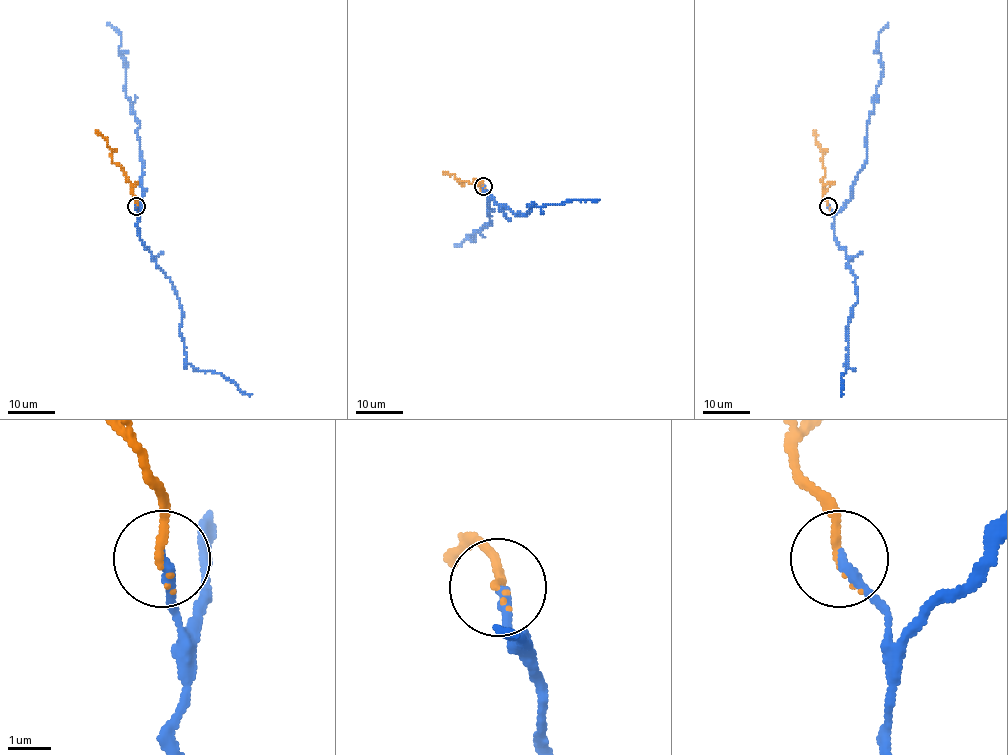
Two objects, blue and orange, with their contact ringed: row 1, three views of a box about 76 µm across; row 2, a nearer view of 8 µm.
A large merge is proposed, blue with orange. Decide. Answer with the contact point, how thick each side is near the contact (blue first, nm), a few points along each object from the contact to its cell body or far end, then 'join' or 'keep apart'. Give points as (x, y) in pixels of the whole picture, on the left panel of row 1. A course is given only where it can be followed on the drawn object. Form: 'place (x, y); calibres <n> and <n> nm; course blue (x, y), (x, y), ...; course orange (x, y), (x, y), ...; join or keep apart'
place (136, 206); calibres 240 and 200 nm; course blue (136, 207), (139, 238), (171, 280), (182, 308), (185, 361), (202, 371), (222, 374), (251, 395); course orange (136, 207), (132, 183), (113, 162), (108, 141), (97, 129); join

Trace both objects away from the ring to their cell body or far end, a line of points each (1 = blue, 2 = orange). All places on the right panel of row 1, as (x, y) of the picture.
1: (828, 207), (833, 214), (835, 238), (846, 253), (857, 291), (847, 326), (842, 395)
2: (828, 207), (823, 196), (823, 151), (815, 129)

